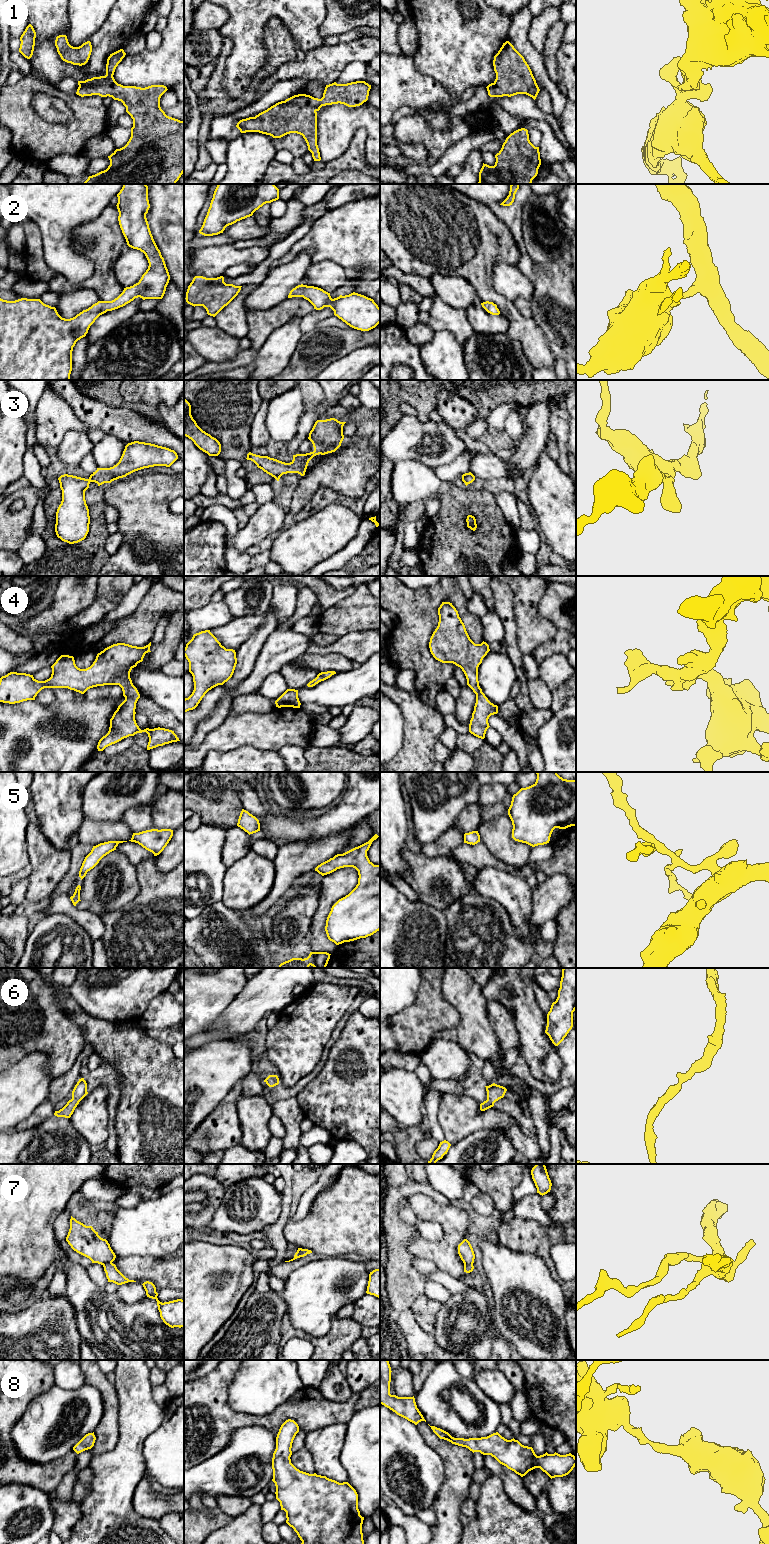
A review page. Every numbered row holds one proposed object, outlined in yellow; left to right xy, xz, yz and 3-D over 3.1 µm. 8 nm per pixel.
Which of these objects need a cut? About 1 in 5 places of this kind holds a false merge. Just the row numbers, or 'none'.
7

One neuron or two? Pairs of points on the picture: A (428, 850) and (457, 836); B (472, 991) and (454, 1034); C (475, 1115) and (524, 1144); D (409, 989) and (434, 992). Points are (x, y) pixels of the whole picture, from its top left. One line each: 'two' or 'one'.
A: one
B: one
C: one
D: two

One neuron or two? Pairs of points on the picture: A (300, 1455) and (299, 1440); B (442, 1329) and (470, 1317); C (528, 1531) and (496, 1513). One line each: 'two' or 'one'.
A: two
B: one
C: one

